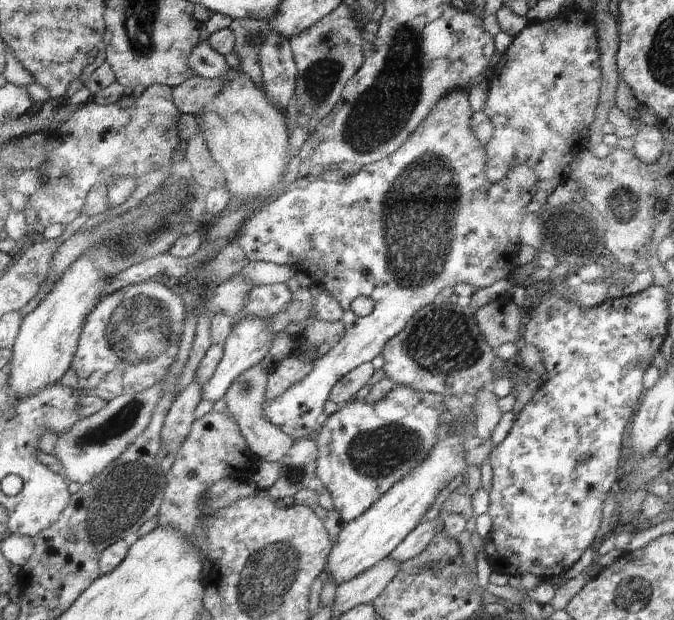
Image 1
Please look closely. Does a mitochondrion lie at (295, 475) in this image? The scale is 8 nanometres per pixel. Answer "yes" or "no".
yes

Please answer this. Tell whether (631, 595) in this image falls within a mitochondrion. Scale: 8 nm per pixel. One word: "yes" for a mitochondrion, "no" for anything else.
yes

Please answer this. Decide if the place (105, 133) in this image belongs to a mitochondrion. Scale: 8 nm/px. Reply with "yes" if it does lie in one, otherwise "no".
no

